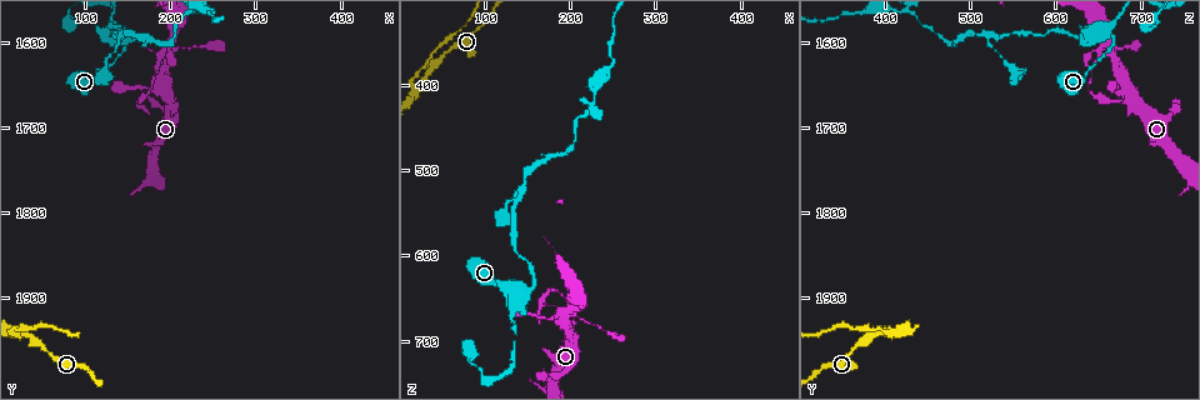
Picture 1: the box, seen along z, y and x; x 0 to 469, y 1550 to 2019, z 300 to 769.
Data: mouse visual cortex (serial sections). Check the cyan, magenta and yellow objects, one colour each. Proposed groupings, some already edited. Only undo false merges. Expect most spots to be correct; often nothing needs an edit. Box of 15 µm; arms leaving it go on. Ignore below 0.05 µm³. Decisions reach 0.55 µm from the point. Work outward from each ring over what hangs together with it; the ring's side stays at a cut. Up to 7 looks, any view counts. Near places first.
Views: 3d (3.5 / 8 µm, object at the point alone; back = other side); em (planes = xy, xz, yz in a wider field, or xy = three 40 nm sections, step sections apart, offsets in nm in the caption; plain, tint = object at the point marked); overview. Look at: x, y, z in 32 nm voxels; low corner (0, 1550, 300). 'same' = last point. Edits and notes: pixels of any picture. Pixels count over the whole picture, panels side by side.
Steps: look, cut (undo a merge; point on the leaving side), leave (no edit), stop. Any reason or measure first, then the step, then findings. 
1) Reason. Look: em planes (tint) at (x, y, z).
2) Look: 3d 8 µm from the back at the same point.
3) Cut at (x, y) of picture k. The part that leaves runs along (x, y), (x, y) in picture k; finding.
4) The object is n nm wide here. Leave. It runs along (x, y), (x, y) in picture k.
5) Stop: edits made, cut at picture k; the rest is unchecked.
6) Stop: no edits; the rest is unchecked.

A fork. Look: 3d 3.5 µm at (135, 1590, 655).

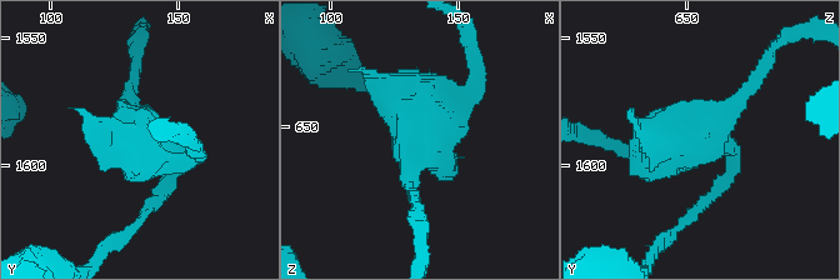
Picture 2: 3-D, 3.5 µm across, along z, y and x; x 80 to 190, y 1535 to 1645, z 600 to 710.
Need the tissue. Look: em xy step 5 (tint) at (135, 1587, 658).

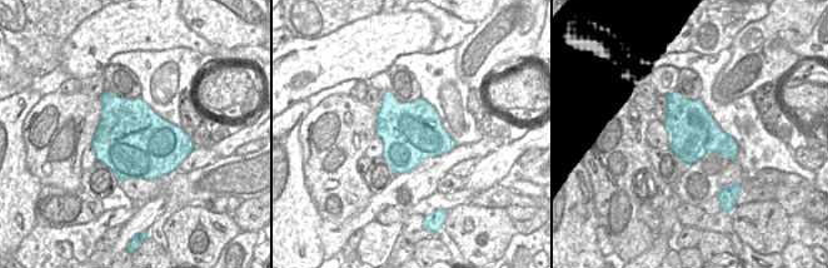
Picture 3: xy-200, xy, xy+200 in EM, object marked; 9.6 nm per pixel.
The object is 600 nm wide here. Leave. It runs along (453, 173), (475, 68) in picture 2; continuous, no second cell.

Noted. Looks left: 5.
Narrows sharply. Look: 3d 8 µm at (180, 1635, 640).

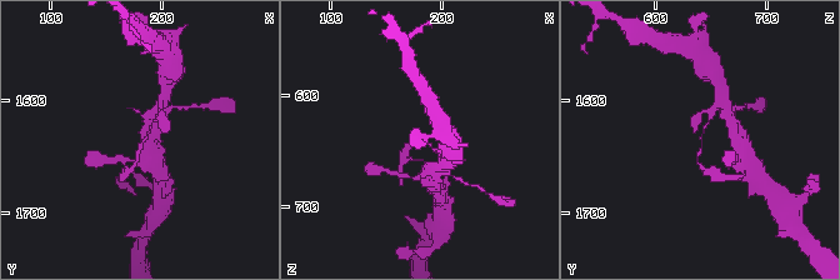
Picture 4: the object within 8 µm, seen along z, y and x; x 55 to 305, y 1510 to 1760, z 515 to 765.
The arms are 150, 150 nm wide; now the EM. Look: em planes (tint) at (186, 1640, 642).

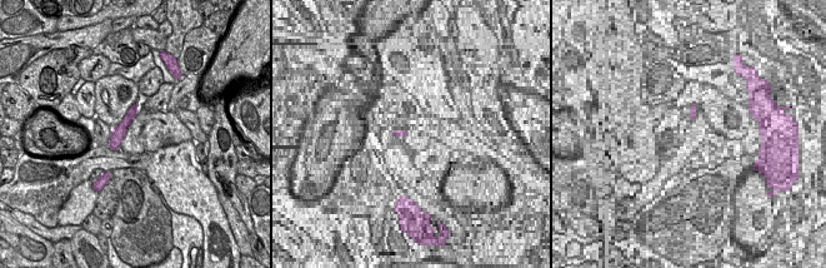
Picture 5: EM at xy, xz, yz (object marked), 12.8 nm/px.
Leave. One cell here.

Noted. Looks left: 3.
Look: 3d 3.5 µm at (185, 1680, 740).

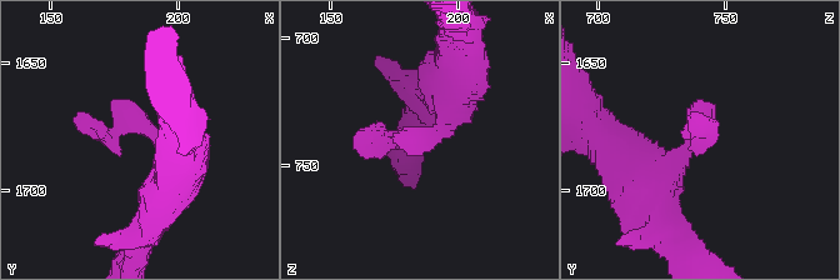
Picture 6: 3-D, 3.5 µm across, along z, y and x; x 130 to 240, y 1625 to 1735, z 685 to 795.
Need the tissue. Look: em xy step 1 (tint) at (190, 1679, 738).

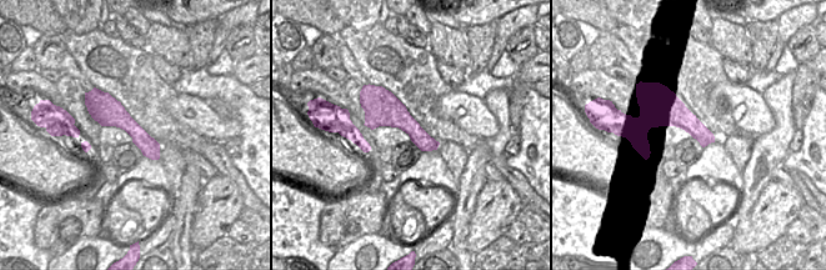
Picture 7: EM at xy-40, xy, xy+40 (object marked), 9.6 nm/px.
Leave. It runs along (89, 99), (119, 116), (156, 155) in picture 7; continuous, no second cell.

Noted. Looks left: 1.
Stop: no edits; the rest is unchecked.

